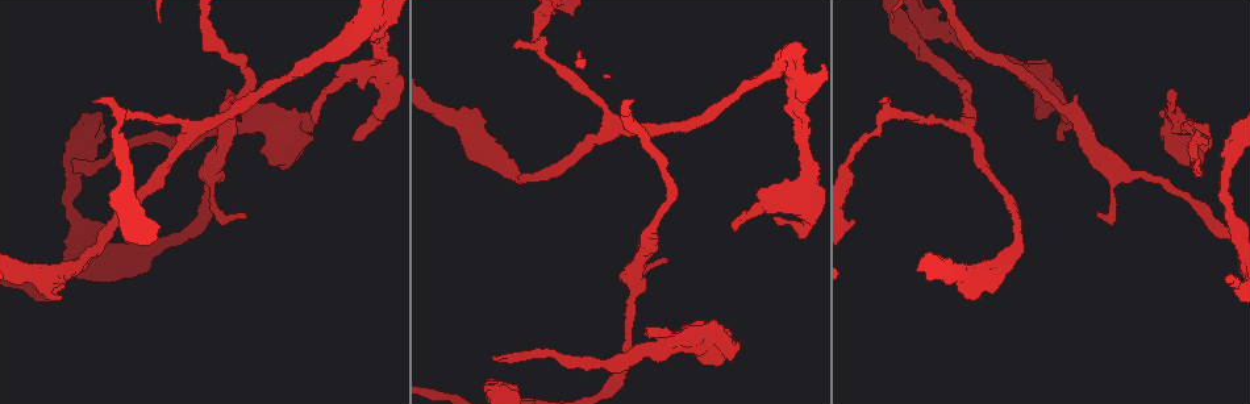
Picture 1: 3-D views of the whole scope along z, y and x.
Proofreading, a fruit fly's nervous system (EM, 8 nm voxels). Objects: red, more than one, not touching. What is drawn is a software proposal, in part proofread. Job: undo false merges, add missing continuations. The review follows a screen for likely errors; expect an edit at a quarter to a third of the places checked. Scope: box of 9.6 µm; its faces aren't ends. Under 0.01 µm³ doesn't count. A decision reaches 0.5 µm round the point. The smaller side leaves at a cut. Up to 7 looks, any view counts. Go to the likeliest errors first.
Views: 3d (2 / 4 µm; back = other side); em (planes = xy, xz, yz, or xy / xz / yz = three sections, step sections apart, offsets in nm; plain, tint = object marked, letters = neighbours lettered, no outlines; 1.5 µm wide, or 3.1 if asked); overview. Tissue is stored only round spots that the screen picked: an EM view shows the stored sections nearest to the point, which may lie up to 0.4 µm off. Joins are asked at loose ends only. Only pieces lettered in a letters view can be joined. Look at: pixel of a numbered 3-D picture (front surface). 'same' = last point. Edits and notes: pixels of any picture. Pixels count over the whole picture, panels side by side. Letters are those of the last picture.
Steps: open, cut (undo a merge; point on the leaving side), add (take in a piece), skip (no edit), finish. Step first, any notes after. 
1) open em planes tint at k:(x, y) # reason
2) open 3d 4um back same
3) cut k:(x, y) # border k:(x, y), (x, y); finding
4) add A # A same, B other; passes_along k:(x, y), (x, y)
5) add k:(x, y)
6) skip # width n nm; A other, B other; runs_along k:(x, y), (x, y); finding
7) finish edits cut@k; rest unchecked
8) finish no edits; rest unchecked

open em xy step 4 tint at 1:(78, 265) # side arm on a straight run

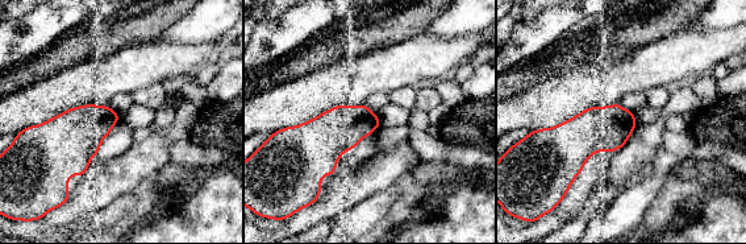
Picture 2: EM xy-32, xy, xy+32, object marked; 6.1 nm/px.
open em xy step 4 letters same # what lies round it

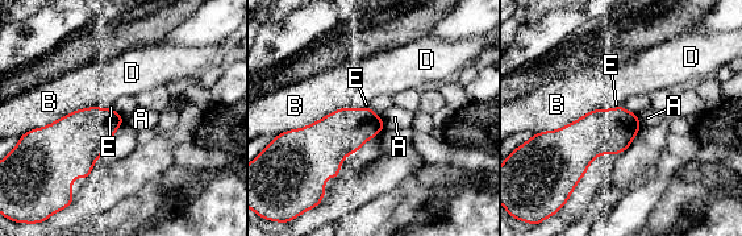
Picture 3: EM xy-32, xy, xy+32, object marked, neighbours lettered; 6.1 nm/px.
skip # A other, B other, D other, E other; all the same neuron

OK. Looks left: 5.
open 3d 4um at 1:(369, 20) # four or more arms meet

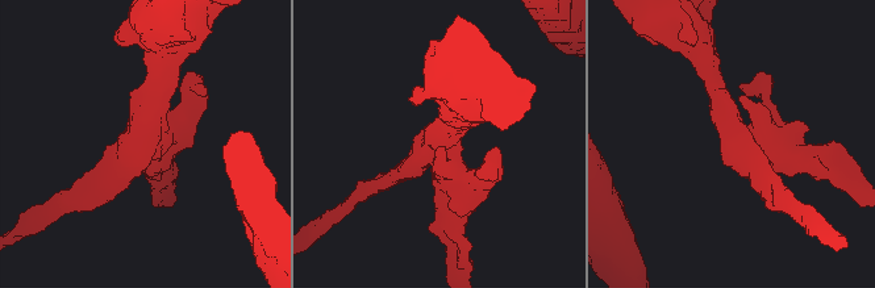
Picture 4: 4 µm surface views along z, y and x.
open em yz step 4 tint at 4:(443, 162)

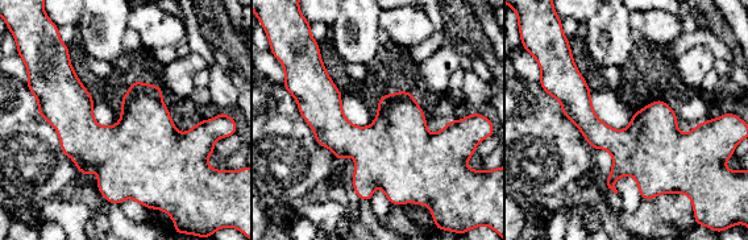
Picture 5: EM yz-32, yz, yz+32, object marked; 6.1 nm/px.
open em planes letters same # another direction

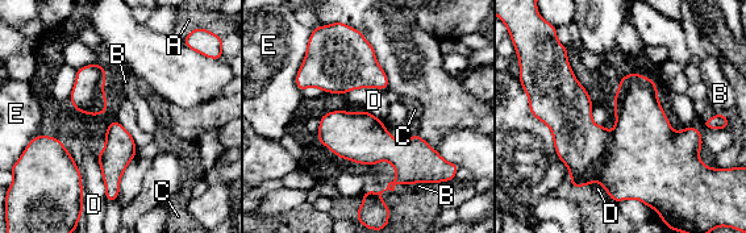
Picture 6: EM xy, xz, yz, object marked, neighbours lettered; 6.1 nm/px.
skip # A other, B other, C other, D other, E other; border 6:(96, 154), (107, 202); continuous, no second neuron

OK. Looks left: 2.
open em planes letters at 1:(1031, 90) # branch stops here

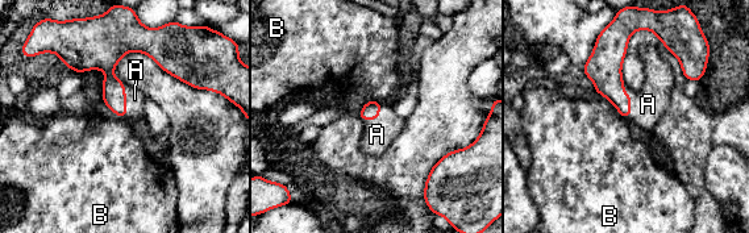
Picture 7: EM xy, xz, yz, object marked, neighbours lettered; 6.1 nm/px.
add A # longest_contact A 220 nm; A same, B other; the neuron continues

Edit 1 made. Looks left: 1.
finish edits add@7; rest unchecked

